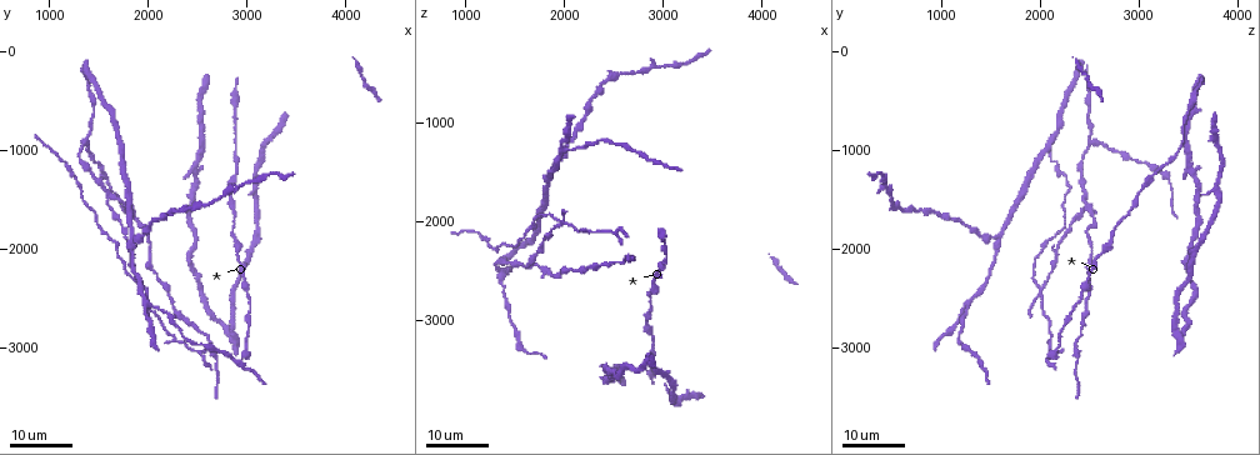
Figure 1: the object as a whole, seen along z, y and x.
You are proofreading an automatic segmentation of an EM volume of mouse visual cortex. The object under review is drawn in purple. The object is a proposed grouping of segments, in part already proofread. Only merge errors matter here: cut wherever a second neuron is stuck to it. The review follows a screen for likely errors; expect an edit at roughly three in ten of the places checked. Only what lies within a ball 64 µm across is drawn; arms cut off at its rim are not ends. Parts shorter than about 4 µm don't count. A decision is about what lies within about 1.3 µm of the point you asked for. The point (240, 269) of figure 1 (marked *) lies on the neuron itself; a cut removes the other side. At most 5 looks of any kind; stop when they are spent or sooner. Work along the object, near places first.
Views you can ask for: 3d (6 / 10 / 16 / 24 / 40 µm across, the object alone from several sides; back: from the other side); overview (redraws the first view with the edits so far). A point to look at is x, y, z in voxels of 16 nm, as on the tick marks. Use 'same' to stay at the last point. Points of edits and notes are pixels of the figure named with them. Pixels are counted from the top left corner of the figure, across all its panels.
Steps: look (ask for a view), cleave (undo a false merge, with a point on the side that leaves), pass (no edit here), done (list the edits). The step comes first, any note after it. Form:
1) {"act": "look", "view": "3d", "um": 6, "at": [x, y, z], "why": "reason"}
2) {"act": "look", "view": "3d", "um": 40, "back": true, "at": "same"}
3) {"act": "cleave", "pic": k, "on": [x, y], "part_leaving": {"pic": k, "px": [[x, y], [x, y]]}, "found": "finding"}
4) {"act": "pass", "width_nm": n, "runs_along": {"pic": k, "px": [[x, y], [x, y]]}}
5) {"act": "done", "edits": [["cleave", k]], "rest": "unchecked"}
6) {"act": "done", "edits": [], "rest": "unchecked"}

{"act": "look", "view": "3d", "um": 16, "at": [1660, 1480, 2460], "why": "two arms at a narrow angle"}

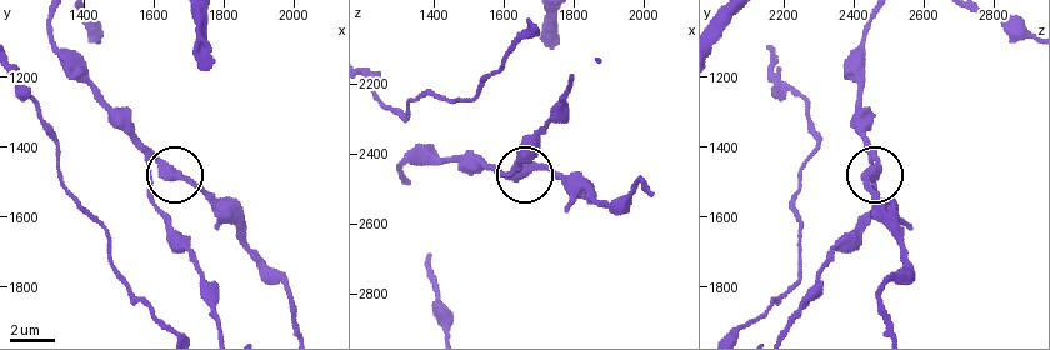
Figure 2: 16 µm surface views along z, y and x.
{"act": "look", "view": "3d", "um": 6, "at": [1640, 1460, 2460], "why": "zoom in"}

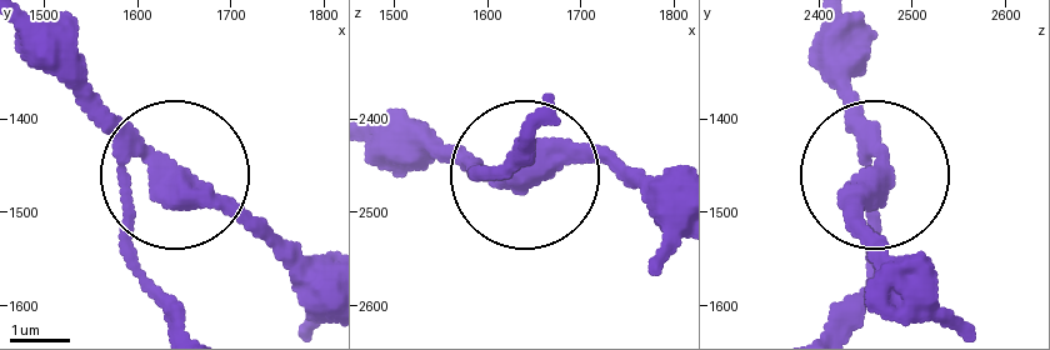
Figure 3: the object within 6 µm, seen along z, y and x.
{"act": "cleave", "pic": 3, "on": [128, 251], "width_nm": 340, "found": "two neurons meet here"}

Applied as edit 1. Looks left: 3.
{"act": "look", "view": "overview"}

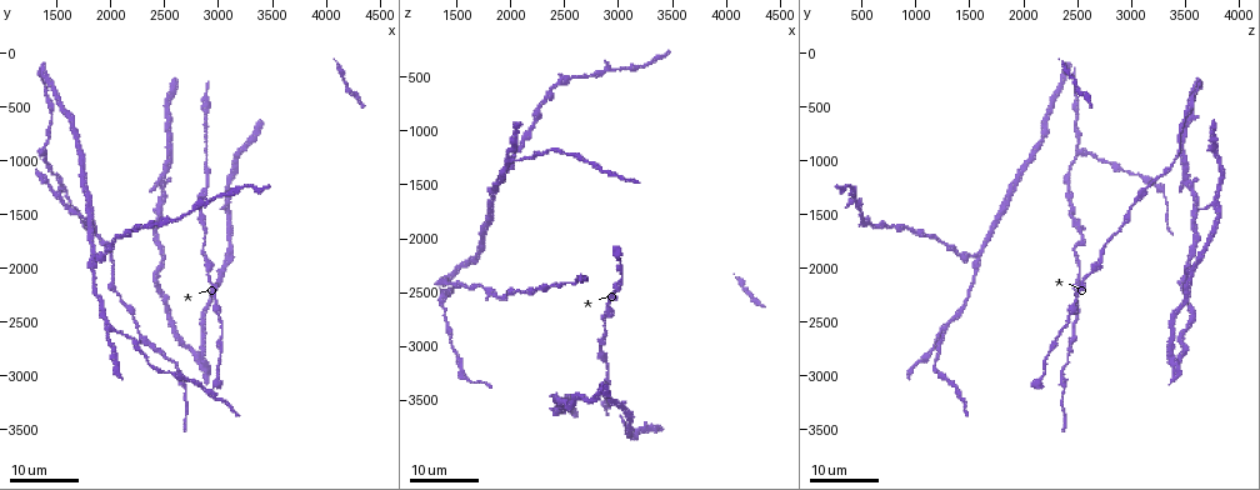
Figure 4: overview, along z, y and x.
{"act": "look", "view": "3d", "um": 16, "at": [1400, 920, 2500], "why": "three-way junction"}

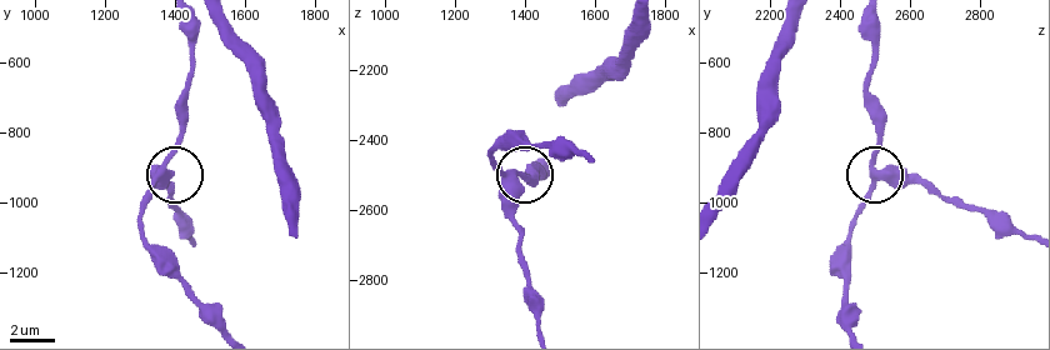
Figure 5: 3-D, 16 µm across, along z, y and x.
{"act": "look", "view": "3d", "um": 10, "at": [1370, 910, 2530]}

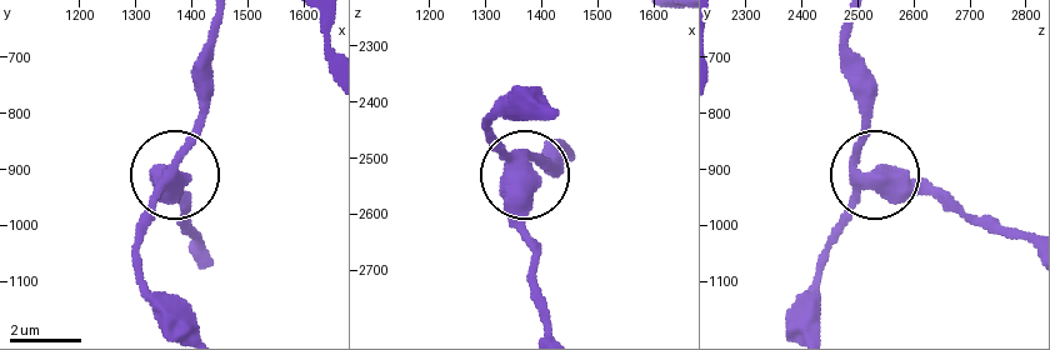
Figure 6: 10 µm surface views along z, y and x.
{"act": "pass", "width_nm": 400, "found": "all the same neuron"}

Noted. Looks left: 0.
{"act": "done", "edits": [["cleave", 3]], "rest": "unchecked"}

